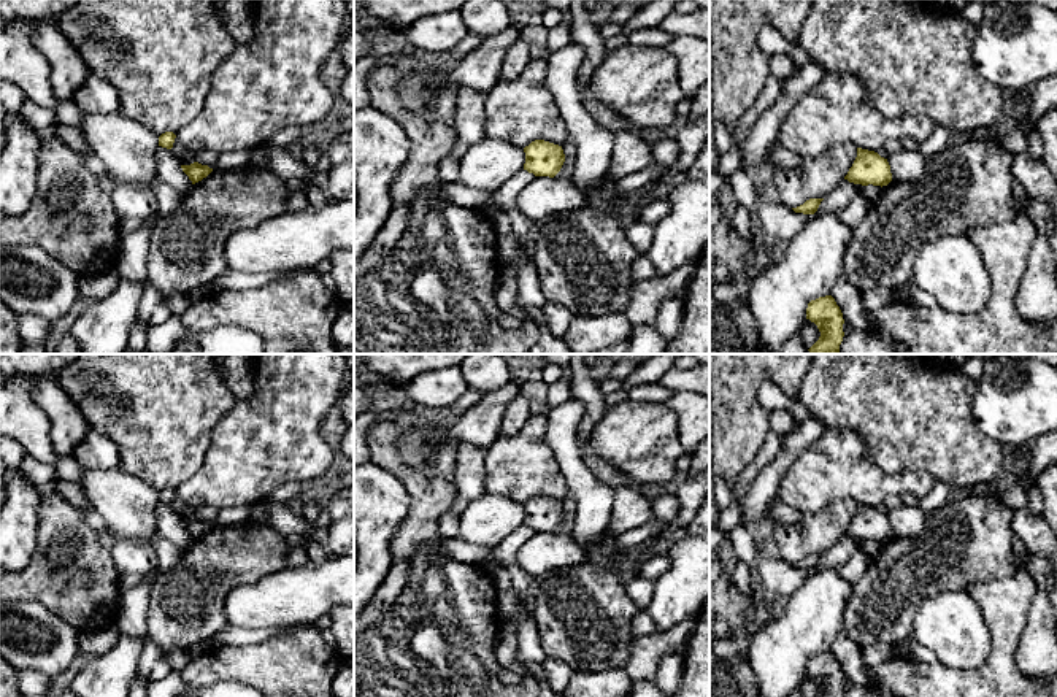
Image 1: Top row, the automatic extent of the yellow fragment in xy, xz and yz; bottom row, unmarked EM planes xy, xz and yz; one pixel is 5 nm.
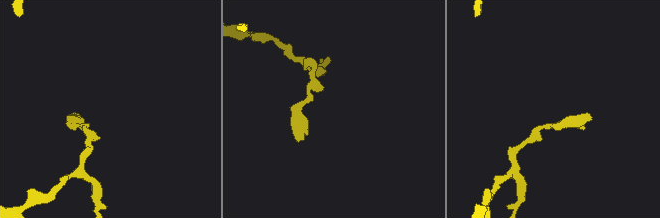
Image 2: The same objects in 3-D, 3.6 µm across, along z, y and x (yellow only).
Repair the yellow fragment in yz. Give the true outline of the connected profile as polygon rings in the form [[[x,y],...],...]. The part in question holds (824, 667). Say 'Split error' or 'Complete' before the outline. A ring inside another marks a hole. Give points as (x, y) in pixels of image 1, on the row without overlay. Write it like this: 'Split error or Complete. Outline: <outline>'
Complete. Outline: [[[832,651],[811,656],[806,664],[806,675],[814,678],[821,687],[817,697],[843,697],[843,668]]]

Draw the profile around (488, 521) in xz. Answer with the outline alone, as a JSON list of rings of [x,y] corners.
[[[487,492],[462,510],[459,538],[471,545],[497,548],[524,524],[524,519],[524,503]]]

